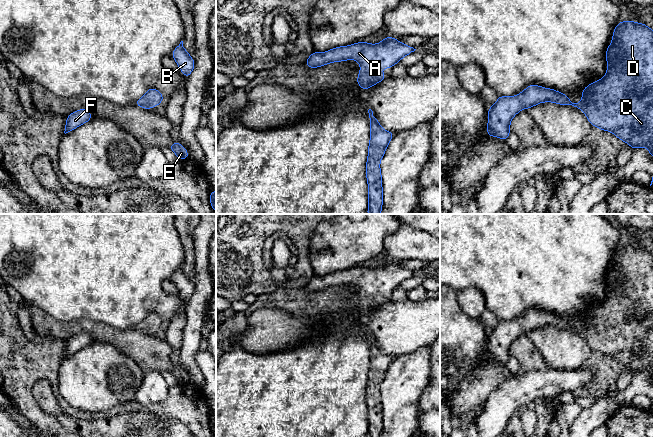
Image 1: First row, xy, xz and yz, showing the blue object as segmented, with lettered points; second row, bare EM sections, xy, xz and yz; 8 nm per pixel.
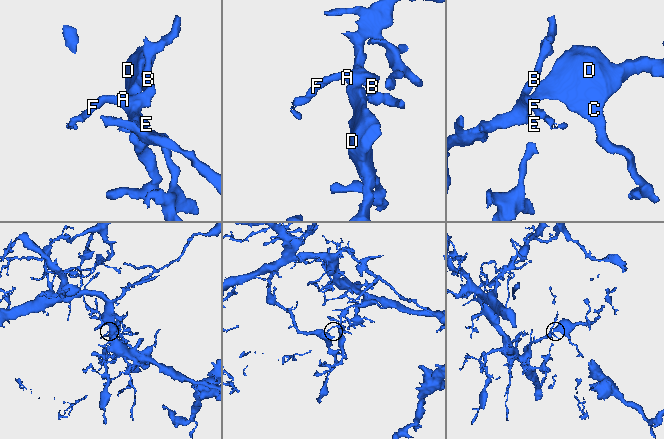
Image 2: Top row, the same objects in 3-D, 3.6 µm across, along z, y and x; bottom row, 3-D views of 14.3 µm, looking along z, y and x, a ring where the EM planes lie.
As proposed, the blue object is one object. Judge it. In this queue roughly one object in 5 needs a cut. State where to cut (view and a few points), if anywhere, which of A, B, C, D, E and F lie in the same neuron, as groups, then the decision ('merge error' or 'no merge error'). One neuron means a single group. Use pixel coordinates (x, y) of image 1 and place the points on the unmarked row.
cut none; groups A B C D E F; no merge error

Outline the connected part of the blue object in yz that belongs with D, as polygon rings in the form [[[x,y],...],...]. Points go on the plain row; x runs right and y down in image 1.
[[[633,244],[620,245],[614,253],[612,267],[606,274],[606,285],[608,292],[604,302],[583,313],[580,327],[572,327],[567,319],[535,308],[530,308],[517,320],[498,320],[496,327],[488,334],[487,359],[499,361],[505,365],[511,357],[510,346],[518,336],[542,326],[553,326],[559,329],[572,329],[582,334],[592,350],[596,350],[602,355],[612,356],[633,373],[642,371],[649,373],[650,380],[653,382],[653,254],[644,247],[635,247]]]

